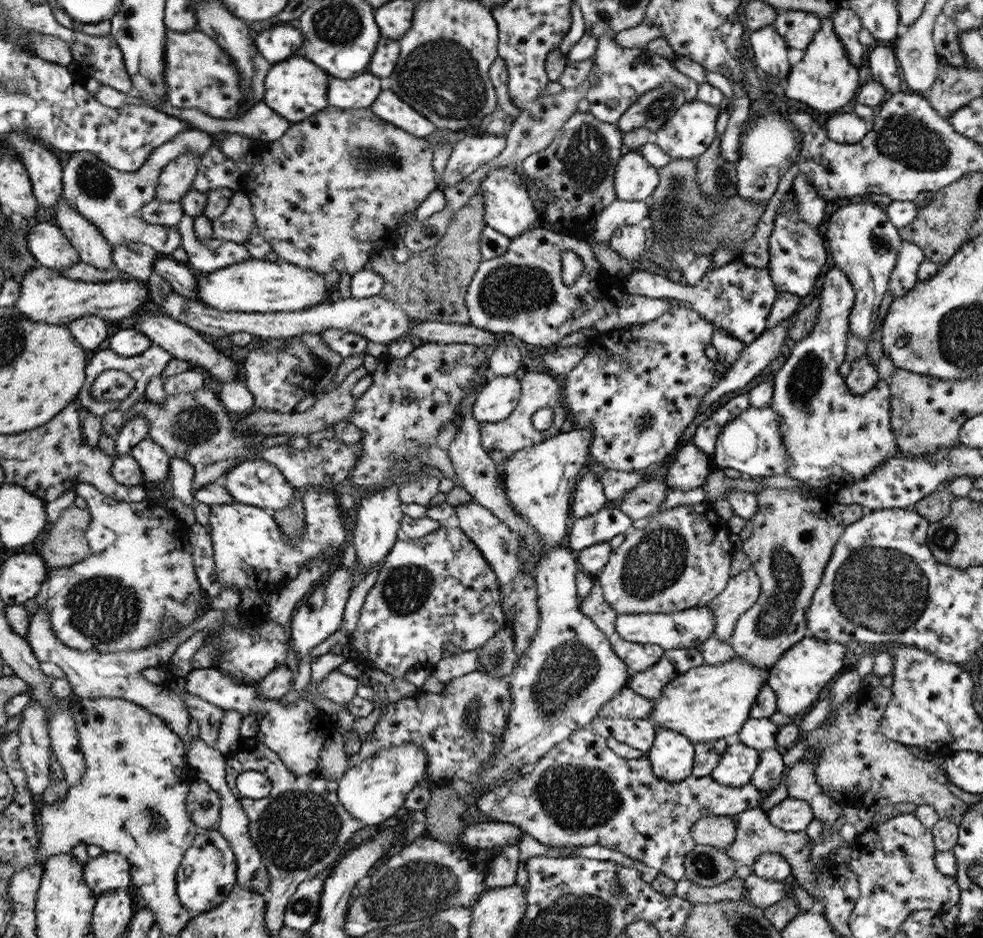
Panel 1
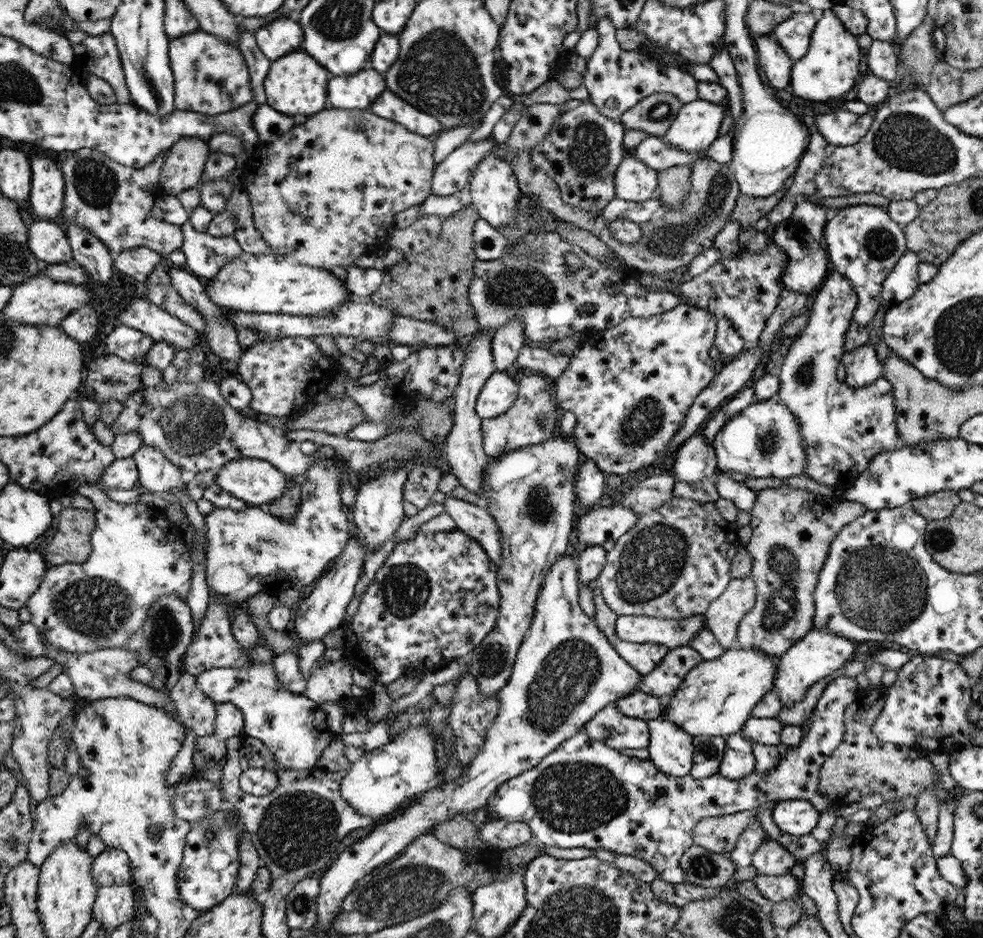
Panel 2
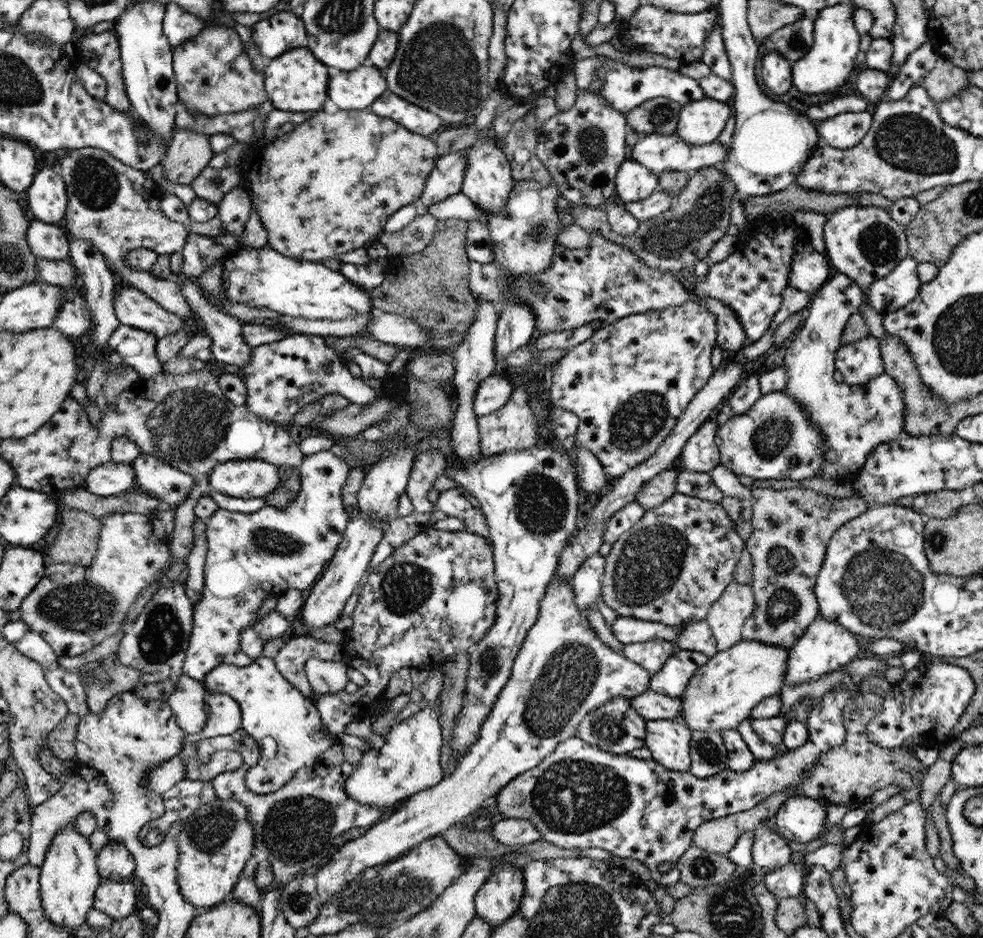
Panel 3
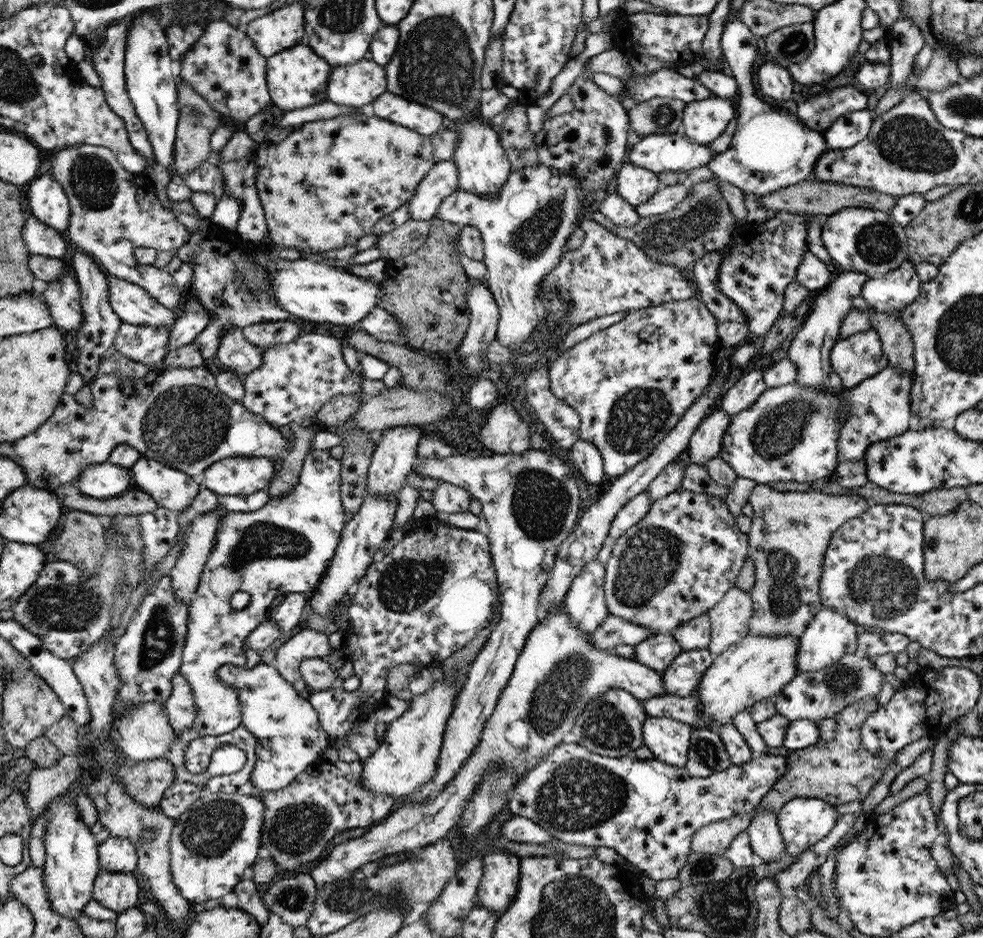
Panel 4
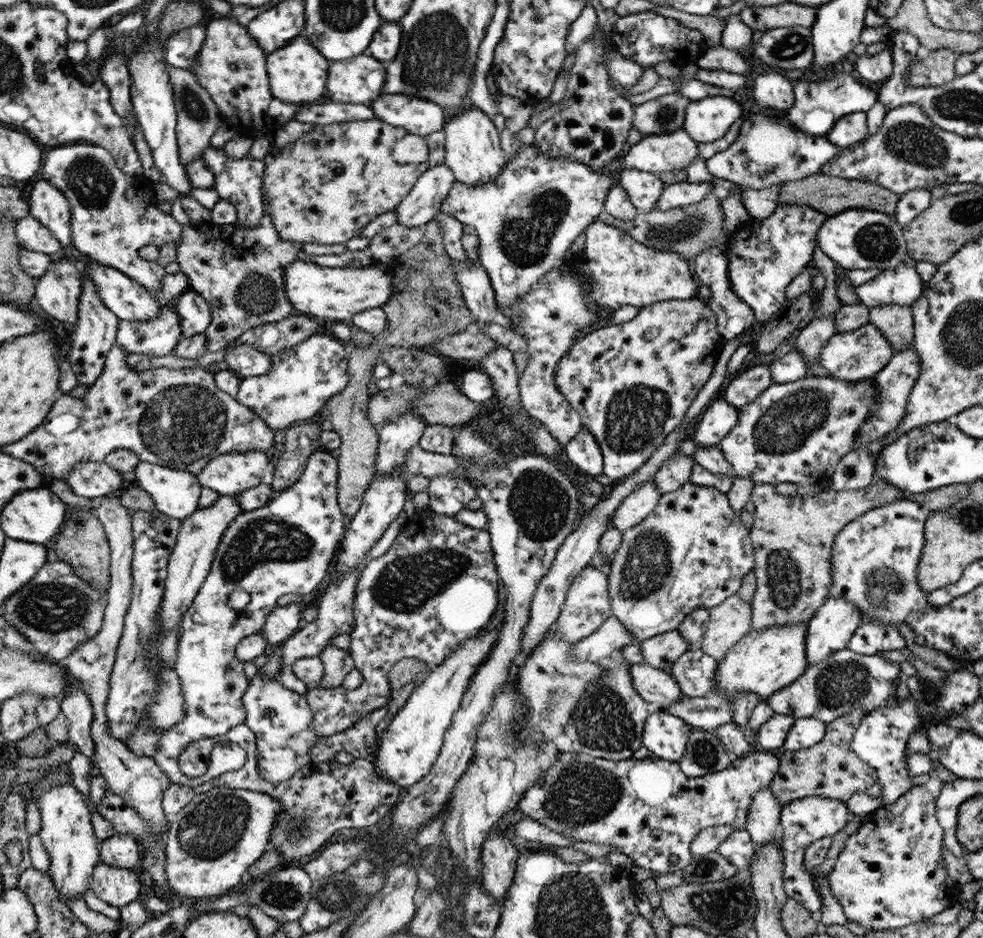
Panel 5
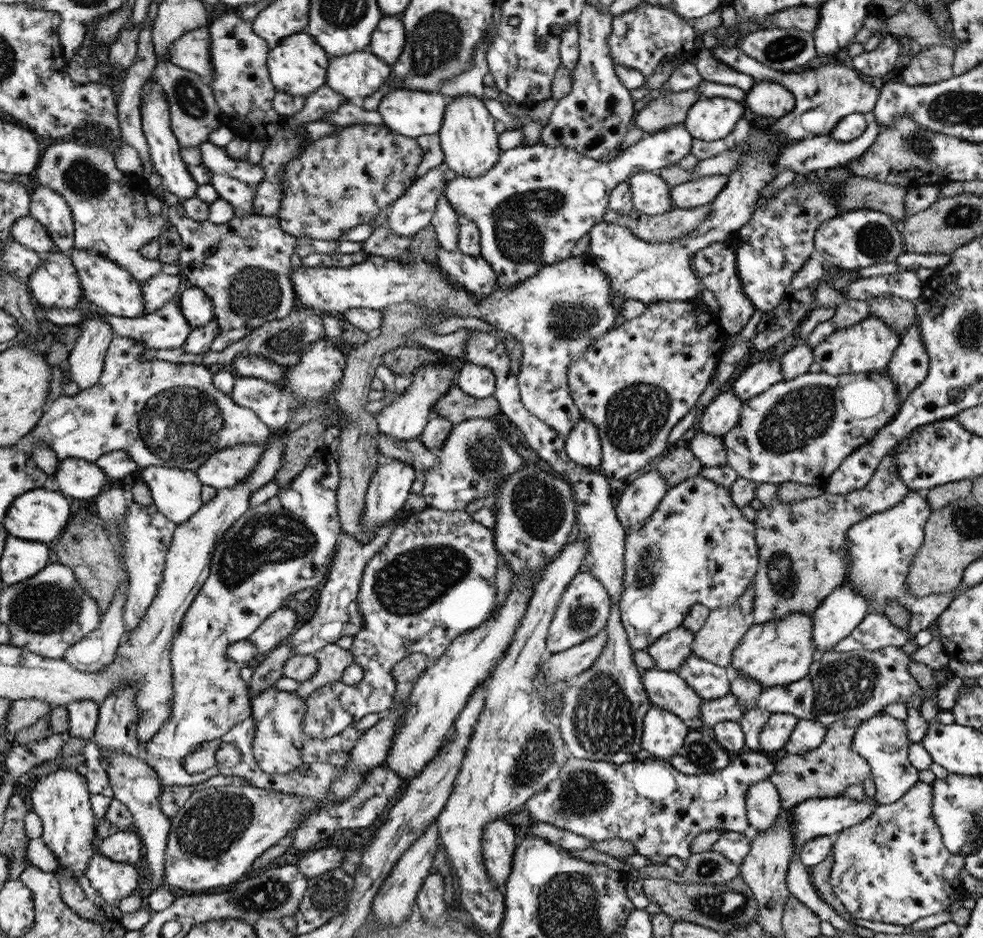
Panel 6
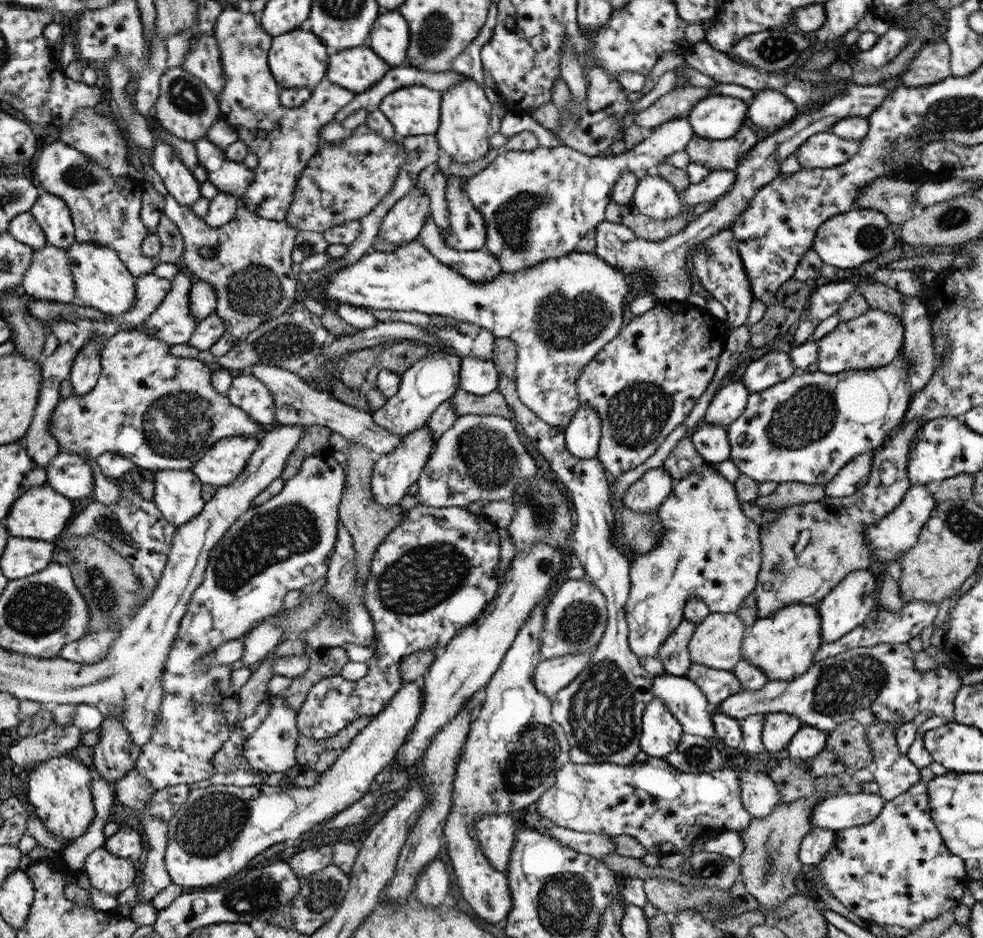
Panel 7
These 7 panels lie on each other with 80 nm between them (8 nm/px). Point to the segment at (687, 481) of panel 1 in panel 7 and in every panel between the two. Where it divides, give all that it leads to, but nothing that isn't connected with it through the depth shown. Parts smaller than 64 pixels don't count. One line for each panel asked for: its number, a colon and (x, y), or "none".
2: (696, 460)
3: (700, 454)
4: (705, 443)
5: (716, 421)
6: (723, 412)
7: (729, 402)

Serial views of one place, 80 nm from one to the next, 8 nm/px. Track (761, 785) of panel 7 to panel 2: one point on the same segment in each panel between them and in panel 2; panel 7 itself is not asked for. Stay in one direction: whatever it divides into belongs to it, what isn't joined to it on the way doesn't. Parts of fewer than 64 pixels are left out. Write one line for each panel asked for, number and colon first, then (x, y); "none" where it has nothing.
2: (771, 859)
3: (769, 850)
4: (766, 841)
5: (763, 824)
6: (764, 805)

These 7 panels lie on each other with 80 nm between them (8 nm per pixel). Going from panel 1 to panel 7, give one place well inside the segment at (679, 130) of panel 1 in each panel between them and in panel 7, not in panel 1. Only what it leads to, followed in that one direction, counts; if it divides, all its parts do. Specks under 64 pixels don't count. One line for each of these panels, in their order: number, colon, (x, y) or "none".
2: (697, 126)
3: (701, 122)
4: (704, 120)
5: (706, 120)
6: (710, 119)
7: (717, 117)

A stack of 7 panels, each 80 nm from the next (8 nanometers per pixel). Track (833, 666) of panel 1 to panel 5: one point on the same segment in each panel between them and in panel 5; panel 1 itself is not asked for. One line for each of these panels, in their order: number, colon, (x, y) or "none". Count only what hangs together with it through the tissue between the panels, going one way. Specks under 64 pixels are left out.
2: (820, 652)
3: (826, 645)
4: (829, 636)
5: (833, 625)

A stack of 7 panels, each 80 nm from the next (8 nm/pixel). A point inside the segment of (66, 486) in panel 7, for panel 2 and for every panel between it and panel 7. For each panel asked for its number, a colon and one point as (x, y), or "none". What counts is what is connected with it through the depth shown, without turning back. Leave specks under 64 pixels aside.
2: (122, 474)
3: (112, 478)
4: (105, 480)
5: (92, 480)
6: (77, 478)

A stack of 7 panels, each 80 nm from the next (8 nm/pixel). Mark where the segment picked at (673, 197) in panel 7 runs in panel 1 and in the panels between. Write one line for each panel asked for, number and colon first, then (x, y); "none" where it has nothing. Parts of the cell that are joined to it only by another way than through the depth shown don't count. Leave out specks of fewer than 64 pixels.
1: (636, 178)
2: (635, 181)
3: (635, 183)
4: (635, 185)
5: (644, 189)
6: (651, 195)

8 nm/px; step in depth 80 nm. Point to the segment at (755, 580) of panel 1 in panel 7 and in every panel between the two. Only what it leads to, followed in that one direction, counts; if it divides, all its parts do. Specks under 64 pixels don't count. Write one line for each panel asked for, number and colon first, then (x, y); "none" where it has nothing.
2: (724, 614)
3: (727, 616)
4: (730, 618)
5: (729, 622)
6: (724, 628)
7: (716, 641)

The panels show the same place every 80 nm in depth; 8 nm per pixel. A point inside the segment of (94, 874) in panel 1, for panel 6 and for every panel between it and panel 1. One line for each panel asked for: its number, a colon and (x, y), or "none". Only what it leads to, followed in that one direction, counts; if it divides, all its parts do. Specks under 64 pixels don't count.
2: (111, 867)
3: (115, 861)
4: (118, 855)
5: (120, 850)
6: (124, 846)

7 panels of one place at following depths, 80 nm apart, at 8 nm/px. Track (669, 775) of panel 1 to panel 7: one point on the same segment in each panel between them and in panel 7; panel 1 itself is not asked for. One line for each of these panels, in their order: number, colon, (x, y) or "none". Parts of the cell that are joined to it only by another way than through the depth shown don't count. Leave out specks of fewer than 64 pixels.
2: (671, 749)
3: (670, 742)
4: (669, 740)
5: (666, 736)
6: (664, 733)
7: (661, 733)

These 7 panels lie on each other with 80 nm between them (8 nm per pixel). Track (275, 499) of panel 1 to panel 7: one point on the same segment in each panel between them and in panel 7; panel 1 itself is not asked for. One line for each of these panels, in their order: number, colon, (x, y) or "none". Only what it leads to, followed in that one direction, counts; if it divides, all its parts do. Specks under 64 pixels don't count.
2: (253, 481)
3: (251, 478)
4: (236, 476)
5: (232, 473)
6: (228, 468)
7: (223, 463)

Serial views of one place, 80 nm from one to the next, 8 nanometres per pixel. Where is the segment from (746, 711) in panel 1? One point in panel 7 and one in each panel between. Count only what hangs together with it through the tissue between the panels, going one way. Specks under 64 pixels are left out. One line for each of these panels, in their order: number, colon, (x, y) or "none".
2: (717, 698)
3: (722, 694)
4: (758, 667)
5: (765, 661)
6: (779, 652)
7: (783, 645)

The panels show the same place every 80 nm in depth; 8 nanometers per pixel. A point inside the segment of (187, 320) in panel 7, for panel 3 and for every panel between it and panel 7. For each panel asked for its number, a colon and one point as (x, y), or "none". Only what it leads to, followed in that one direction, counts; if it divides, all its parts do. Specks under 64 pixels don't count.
3: (138, 348)
4: (148, 345)
5: (158, 337)
6: (167, 328)

